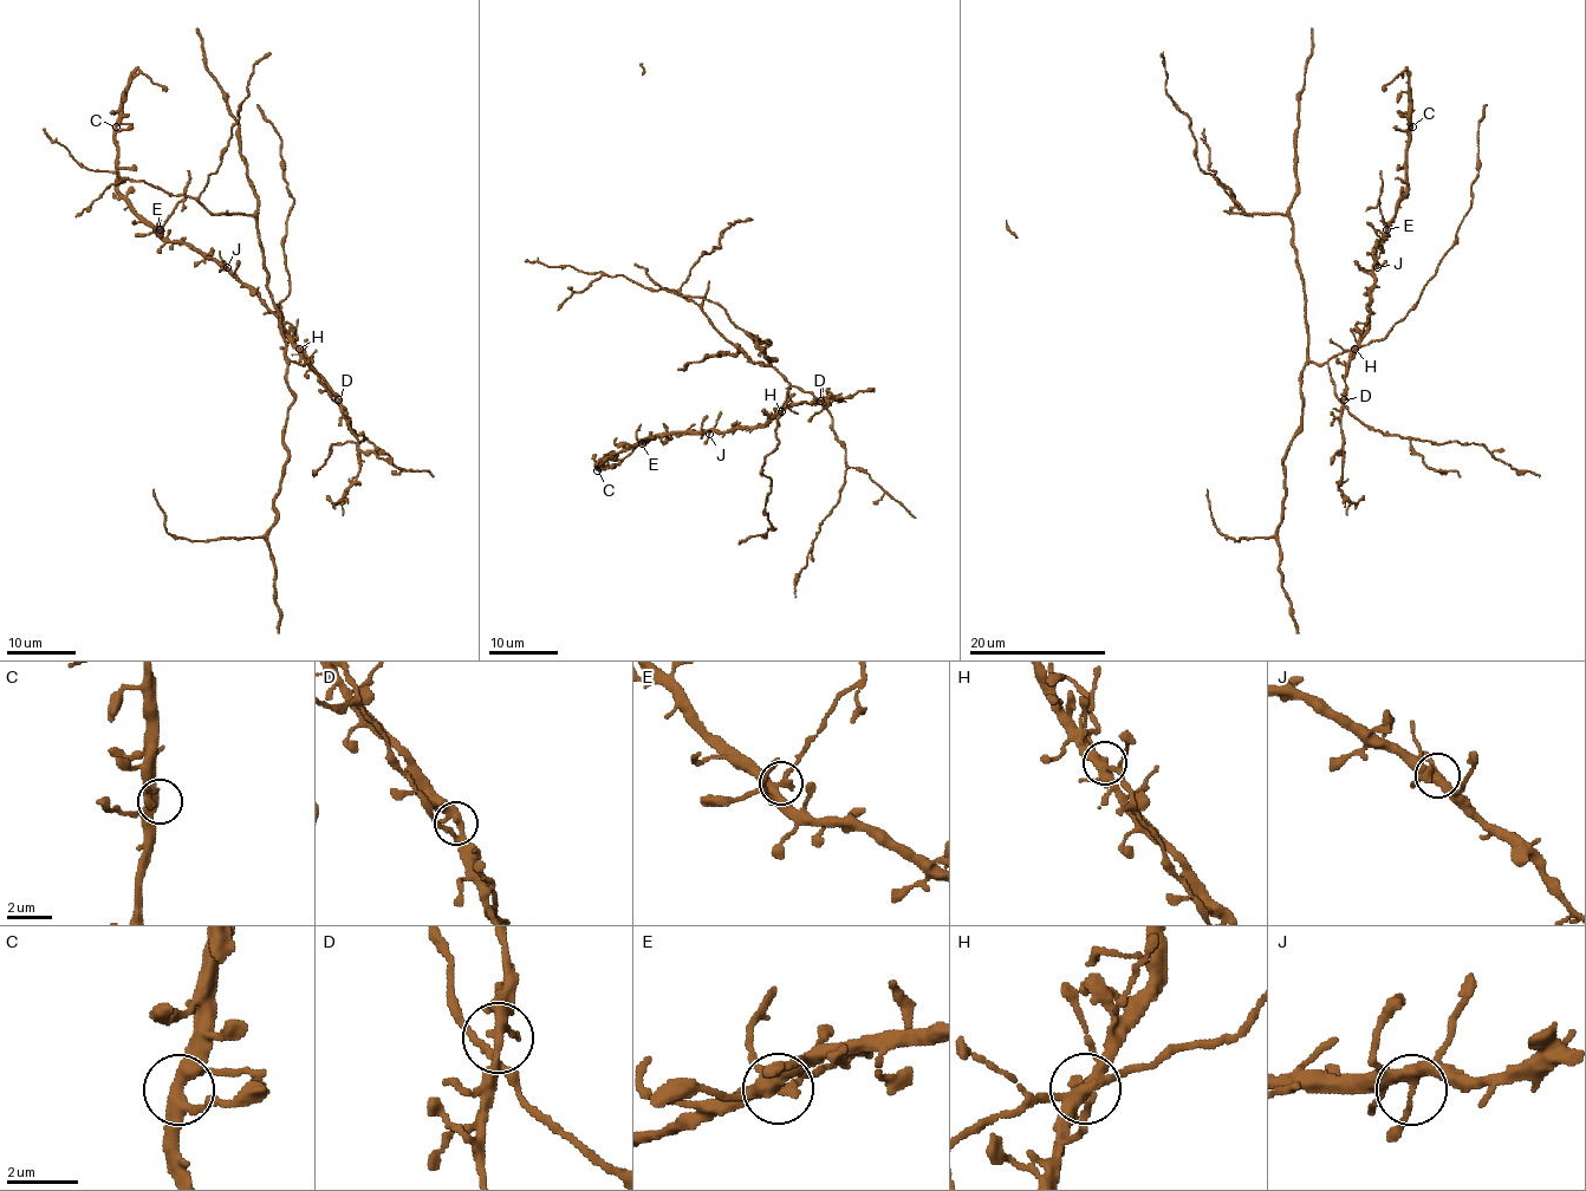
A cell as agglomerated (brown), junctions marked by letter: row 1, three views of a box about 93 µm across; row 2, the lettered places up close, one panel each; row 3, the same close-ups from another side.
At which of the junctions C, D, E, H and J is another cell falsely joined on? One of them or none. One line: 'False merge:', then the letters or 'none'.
False merge: E

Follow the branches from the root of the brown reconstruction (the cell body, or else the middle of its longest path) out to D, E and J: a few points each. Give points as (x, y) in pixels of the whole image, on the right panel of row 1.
D: (1307, 352), (1310, 360), (1328, 365), (1333, 391), (1344, 399)
E: (1307, 352), (1310, 360), (1323, 364), (1358, 343), (1370, 314), (1375, 247), (1386, 230)
J: (1307, 352), (1310, 360), (1323, 364), (1358, 343), (1367, 323), (1370, 292), (1377, 267)

